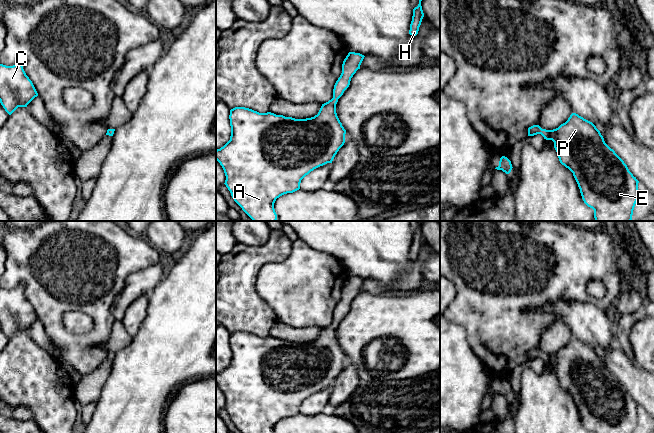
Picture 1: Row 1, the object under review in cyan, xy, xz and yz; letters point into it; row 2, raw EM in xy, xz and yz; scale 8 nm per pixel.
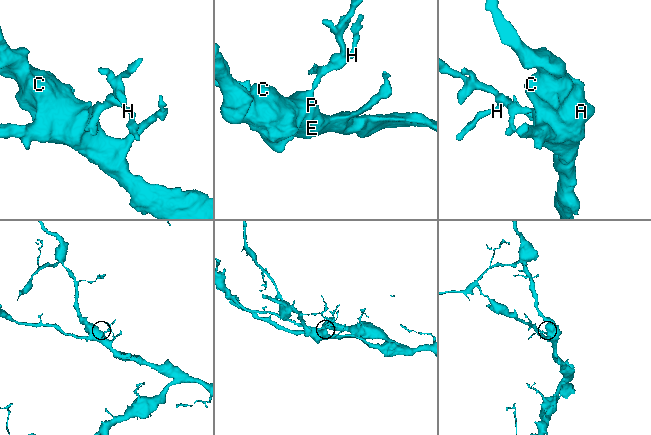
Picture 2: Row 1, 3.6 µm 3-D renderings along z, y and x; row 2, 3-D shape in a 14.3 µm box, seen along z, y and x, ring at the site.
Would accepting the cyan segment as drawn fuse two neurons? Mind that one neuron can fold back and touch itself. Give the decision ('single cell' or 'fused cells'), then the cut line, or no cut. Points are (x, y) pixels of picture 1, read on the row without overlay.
single cell; no cut

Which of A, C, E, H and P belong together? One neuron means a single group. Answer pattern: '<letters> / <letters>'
A C E H P

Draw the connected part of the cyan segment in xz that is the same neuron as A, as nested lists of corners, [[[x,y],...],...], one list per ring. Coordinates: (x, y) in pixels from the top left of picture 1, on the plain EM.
[[[349,276],[342,288],[342,297],[333,313],[333,322],[322,328],[317,339],[306,343],[295,343],[276,339],[271,336],[259,337],[245,331],[230,334],[230,364],[216,374],[216,384],[222,390],[226,404],[225,409],[234,425],[242,433],[274,433],[274,427],[280,420],[300,413],[301,404],[314,393],[332,387],[335,379],[345,367],[346,354],[337,337],[336,328],[344,315],[349,311],[351,302],[360,293],[364,279]]]

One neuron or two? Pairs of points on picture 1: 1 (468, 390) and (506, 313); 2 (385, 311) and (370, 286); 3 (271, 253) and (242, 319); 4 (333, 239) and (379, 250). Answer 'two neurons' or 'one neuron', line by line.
1: two neurons
2: two neurons
3: one neuron
4: one neuron

